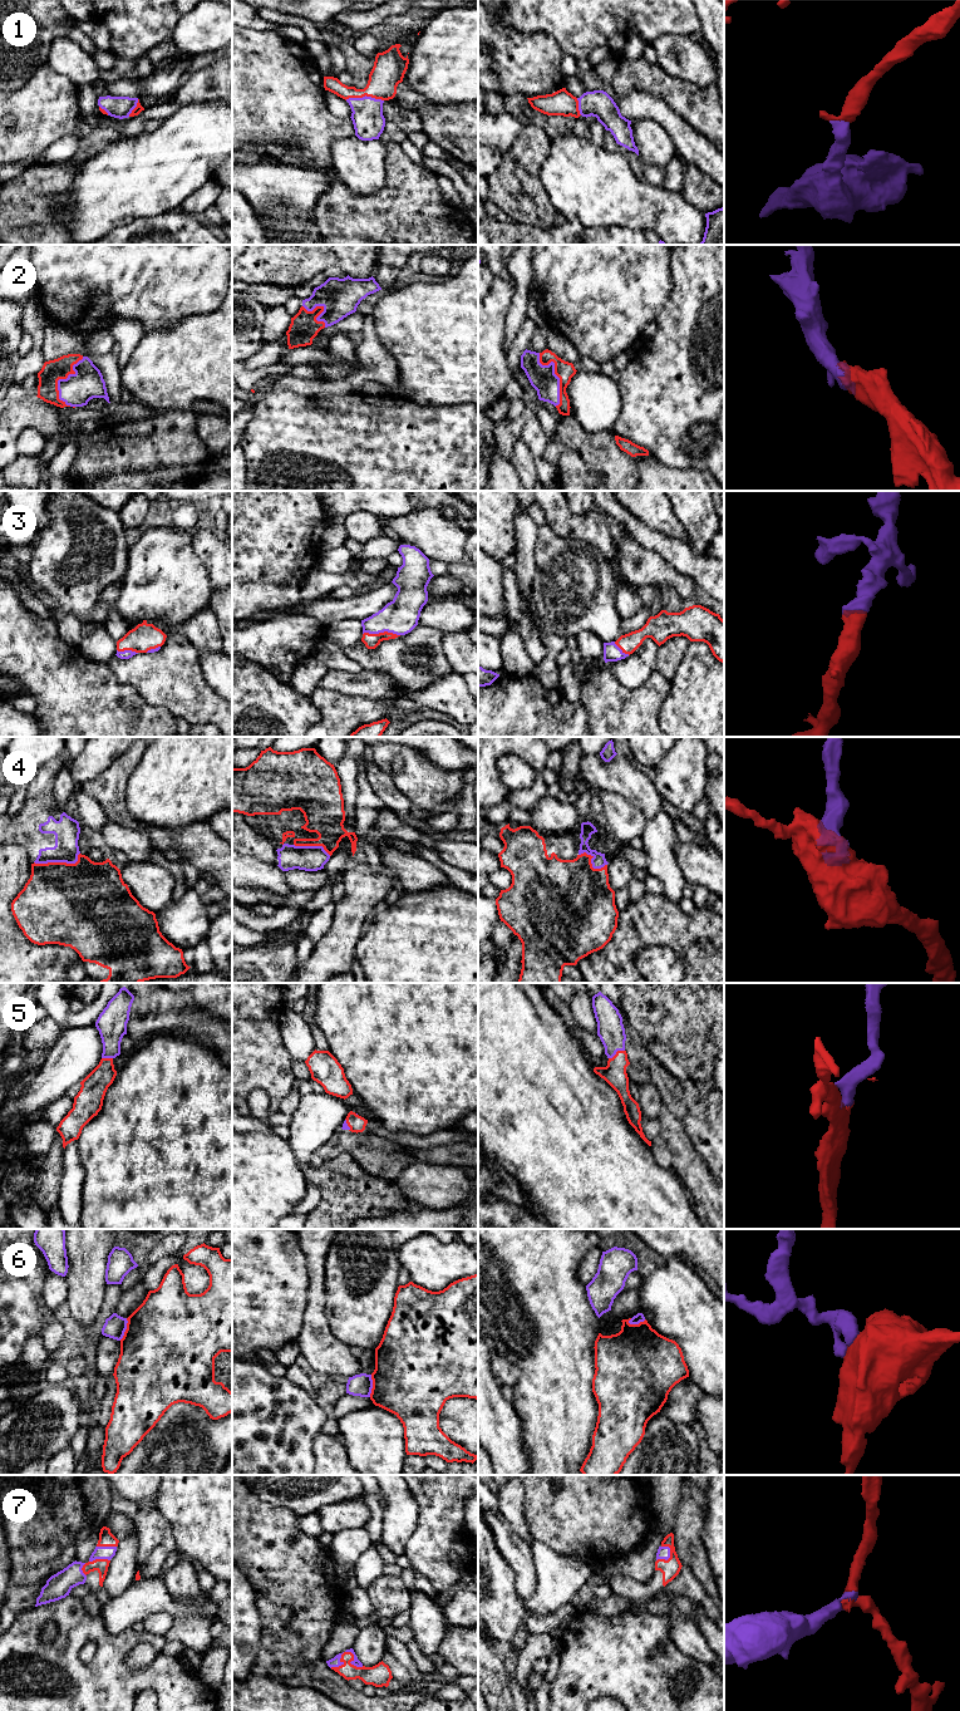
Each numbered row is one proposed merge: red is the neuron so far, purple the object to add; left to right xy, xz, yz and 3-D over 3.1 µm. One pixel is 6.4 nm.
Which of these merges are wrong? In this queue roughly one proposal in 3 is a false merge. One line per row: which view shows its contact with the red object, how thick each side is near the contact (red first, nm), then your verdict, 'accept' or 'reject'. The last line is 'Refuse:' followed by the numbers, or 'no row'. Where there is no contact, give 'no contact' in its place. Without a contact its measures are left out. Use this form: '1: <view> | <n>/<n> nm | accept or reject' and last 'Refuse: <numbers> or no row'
1: xz | 200/200 nm | accept
2: xy | 140/200 nm | accept
3: xz | 100/220 nm | accept
4: xy | 500/170 nm | accept
5: yz | 150/170 nm | accept
6: xy | 500/140 nm | reject
7: xz | 140/50 nm | accept
Refuse: 6

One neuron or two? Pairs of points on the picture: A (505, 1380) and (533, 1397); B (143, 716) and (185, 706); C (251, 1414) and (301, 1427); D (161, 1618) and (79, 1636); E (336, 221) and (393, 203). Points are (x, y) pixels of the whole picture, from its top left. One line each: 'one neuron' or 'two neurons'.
A: two neurons
B: two neurons
C: one neuron
D: two neurons
E: one neuron

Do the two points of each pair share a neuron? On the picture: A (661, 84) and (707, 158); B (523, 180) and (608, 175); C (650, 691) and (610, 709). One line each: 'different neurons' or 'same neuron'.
A: different neurons
B: different neurons
C: same neuron

